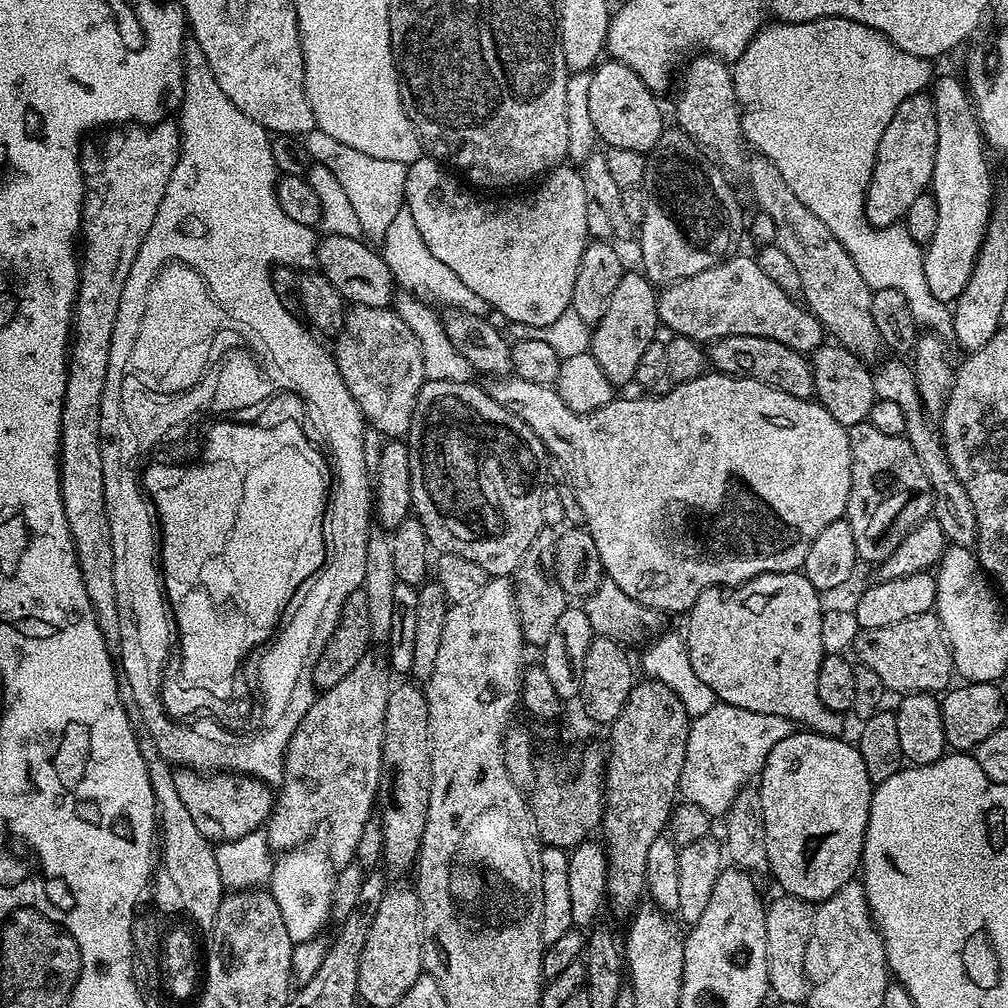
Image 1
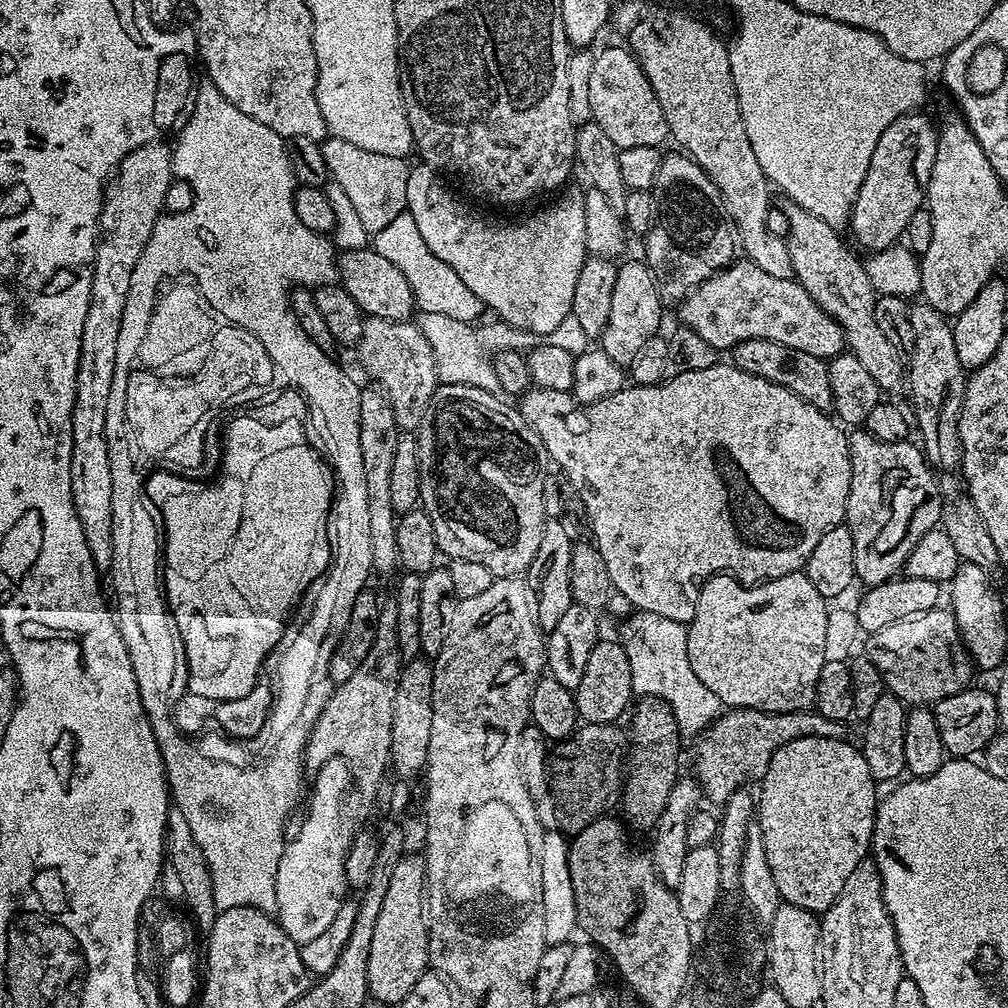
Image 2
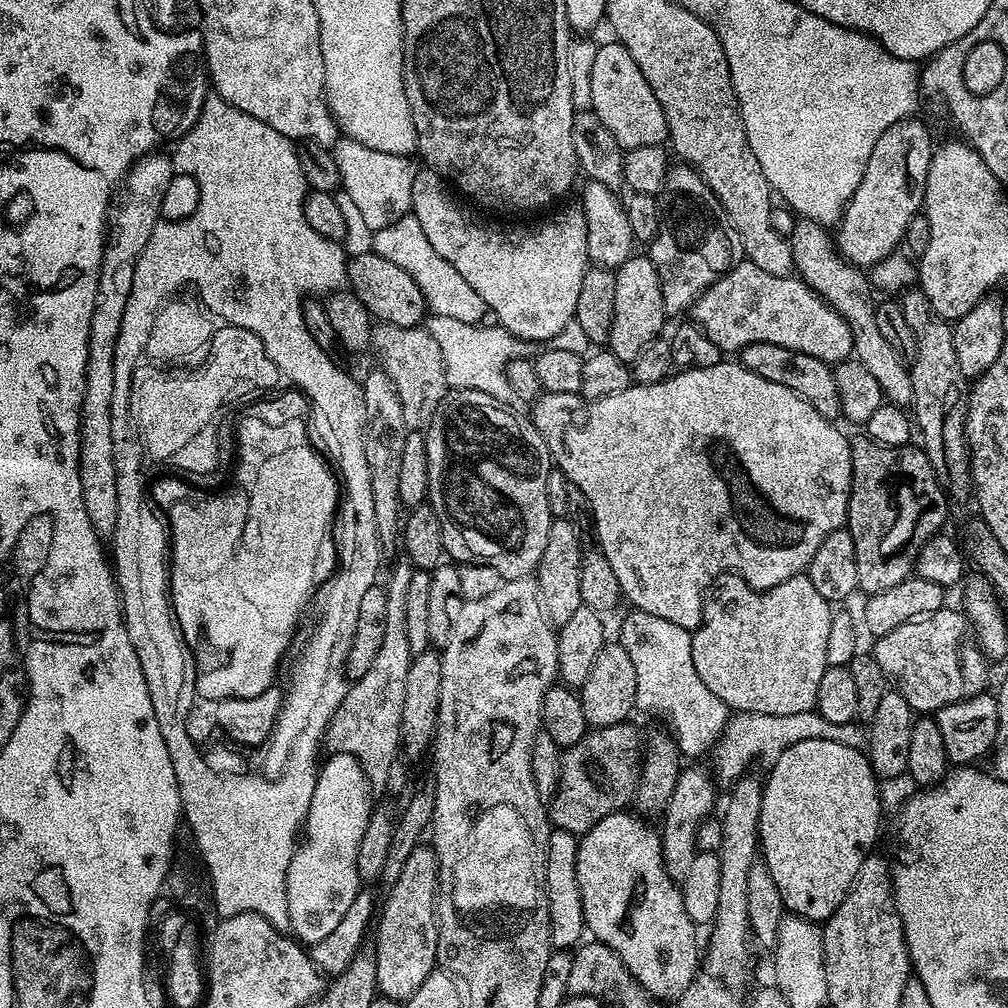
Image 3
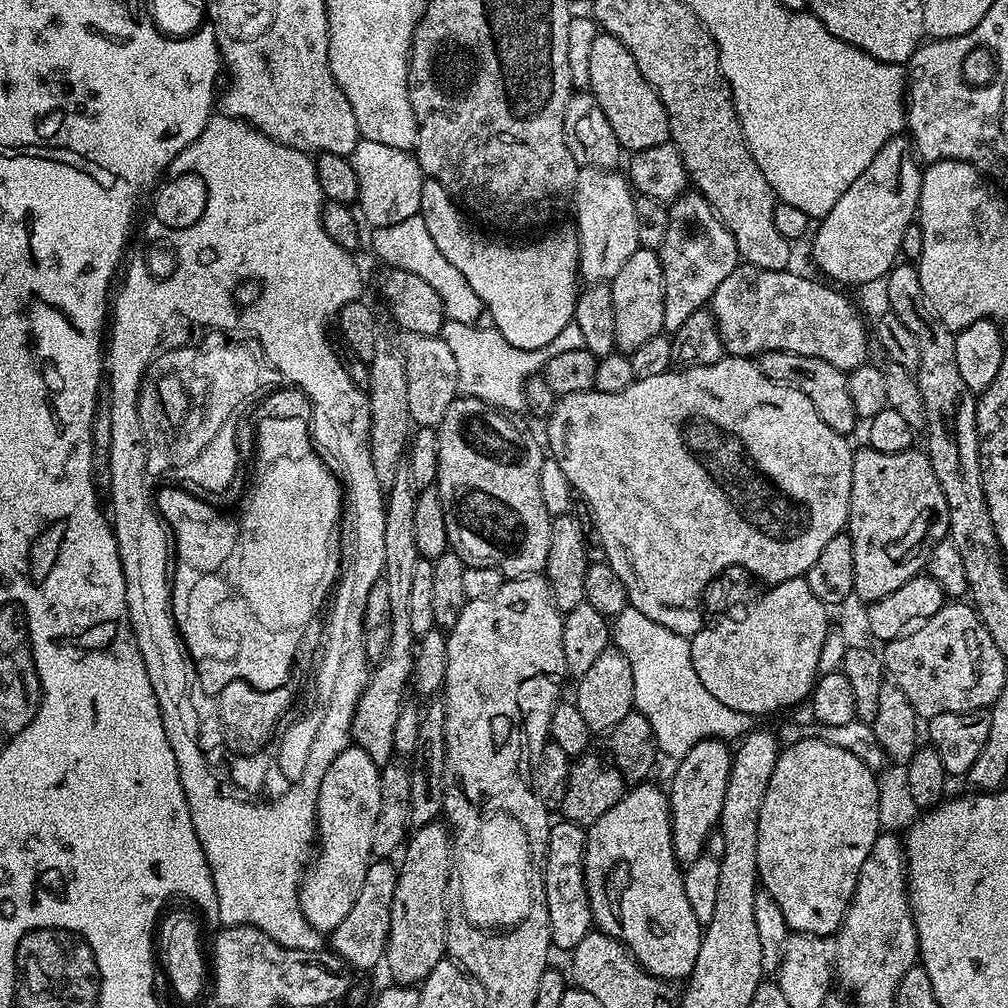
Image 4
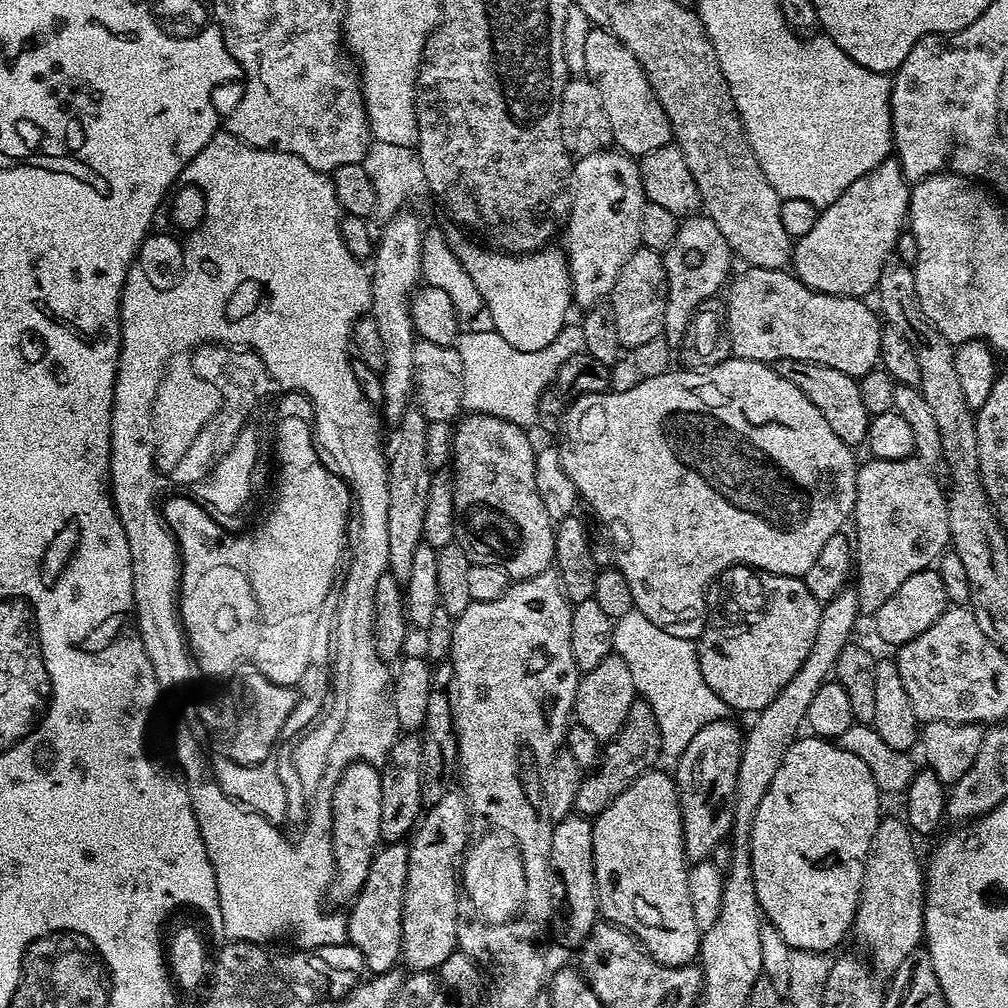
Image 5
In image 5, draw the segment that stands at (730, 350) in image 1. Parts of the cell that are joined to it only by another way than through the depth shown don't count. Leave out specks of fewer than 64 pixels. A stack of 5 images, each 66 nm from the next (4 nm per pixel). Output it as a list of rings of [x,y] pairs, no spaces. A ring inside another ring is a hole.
[[[798,358],[777,360],[774,364],[779,376],[786,378],[786,382],[794,382],[814,406],[830,422],[830,430],[842,438],[842,442],[849,446],[863,445],[868,438],[869,415],[865,404],[862,402],[862,390],[859,379],[850,374],[842,374],[842,370],[834,370],[830,366],[822,366],[818,362],[802,362]]]

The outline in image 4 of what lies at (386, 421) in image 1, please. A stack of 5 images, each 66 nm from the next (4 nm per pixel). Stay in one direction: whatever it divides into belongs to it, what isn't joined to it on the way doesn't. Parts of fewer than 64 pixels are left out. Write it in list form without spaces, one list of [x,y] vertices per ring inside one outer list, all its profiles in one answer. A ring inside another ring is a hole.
[[[409,332],[403,339],[402,355],[406,366],[406,395],[410,397],[410,414],[413,425],[422,428],[436,428],[442,422],[442,414],[446,414],[450,402],[458,395],[456,391],[458,362],[454,362],[454,353],[450,350],[450,346],[446,346],[446,342],[440,336],[423,336]]]

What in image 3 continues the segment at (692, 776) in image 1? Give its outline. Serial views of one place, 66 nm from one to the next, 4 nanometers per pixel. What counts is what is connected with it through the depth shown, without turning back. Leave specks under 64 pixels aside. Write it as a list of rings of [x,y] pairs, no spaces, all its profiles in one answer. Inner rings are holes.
[[[742,712],[733,715],[728,721],[728,725],[724,727],[724,734],[718,741],[718,753],[716,764],[720,767],[719,779],[725,782],[739,780],[740,777],[749,769],[748,762],[758,756],[765,760],[765,765],[772,765],[783,752],[790,750],[790,746],[798,746],[798,742],[810,742],[811,740],[825,740],[826,742],[842,742],[842,746],[850,746],[851,748],[863,749],[866,744],[866,732],[859,723],[853,722],[826,722],[826,718],[822,718],[815,712],[803,712],[802,714],[758,714],[757,712]]]

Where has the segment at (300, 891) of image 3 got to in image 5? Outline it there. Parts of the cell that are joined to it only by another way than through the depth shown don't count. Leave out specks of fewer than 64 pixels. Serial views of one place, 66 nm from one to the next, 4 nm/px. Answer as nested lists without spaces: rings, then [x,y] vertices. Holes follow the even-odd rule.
[[[353,761],[343,769],[332,788],[334,879],[329,897],[347,903],[355,899],[369,874],[370,862],[379,847],[381,812],[381,778],[379,769],[364,761]]]

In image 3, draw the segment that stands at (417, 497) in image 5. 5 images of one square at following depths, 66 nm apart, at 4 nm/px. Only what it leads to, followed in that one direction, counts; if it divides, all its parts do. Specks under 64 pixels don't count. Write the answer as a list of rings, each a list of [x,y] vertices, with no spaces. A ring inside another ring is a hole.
[[[401,558],[392,568],[384,584],[386,590],[386,630],[382,637],[382,647],[374,657],[374,662],[362,678],[351,681],[348,693],[336,707],[336,713],[328,722],[326,744],[333,753],[345,752],[359,760],[365,774],[372,782],[384,780],[392,763],[396,760],[396,751],[401,751],[402,741],[402,702],[406,699],[406,674],[410,670],[413,652],[406,634],[406,593],[410,587],[411,563]]]

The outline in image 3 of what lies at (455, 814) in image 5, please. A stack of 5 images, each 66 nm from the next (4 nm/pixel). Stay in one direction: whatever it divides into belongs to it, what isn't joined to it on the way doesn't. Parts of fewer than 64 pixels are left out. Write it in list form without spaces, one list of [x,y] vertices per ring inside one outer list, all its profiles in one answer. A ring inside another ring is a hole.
[[[418,846],[410,854],[410,858],[406,858],[406,866],[402,866],[402,874],[398,874],[398,878],[391,881],[388,892],[388,901],[383,901],[382,907],[378,912],[378,923],[374,928],[374,940],[376,936],[376,948],[374,947],[374,955],[376,957],[376,986],[379,995],[389,996],[397,1002],[406,1002],[414,994],[414,990],[418,990],[418,986],[422,986],[422,982],[426,982],[426,978],[432,973],[433,968],[437,967],[436,951],[438,950],[438,930],[436,929],[436,901],[438,899],[438,885],[440,882],[440,863],[436,857],[436,850],[431,846]]]

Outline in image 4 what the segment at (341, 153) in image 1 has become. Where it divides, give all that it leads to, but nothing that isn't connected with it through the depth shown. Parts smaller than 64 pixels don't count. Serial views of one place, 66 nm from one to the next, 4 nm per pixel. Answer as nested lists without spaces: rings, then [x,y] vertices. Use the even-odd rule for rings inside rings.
[[[362,138],[350,159],[358,177],[358,212],[365,225],[373,229],[394,226],[394,222],[406,222],[419,213],[426,177],[411,151]]]

